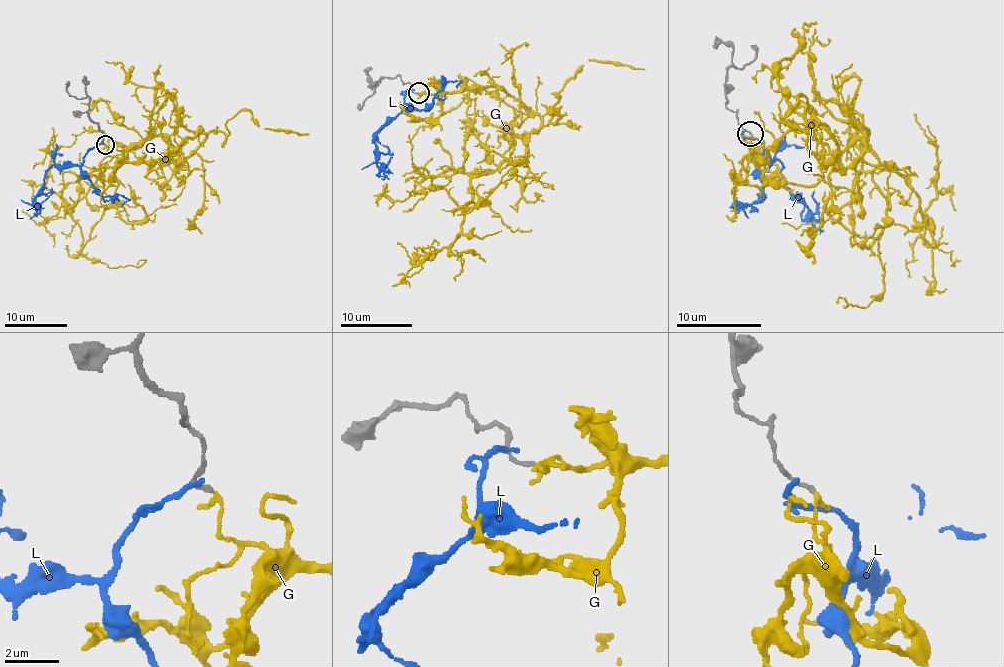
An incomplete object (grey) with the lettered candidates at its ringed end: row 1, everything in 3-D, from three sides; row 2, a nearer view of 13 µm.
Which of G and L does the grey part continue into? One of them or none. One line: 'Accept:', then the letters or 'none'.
Accept: G

